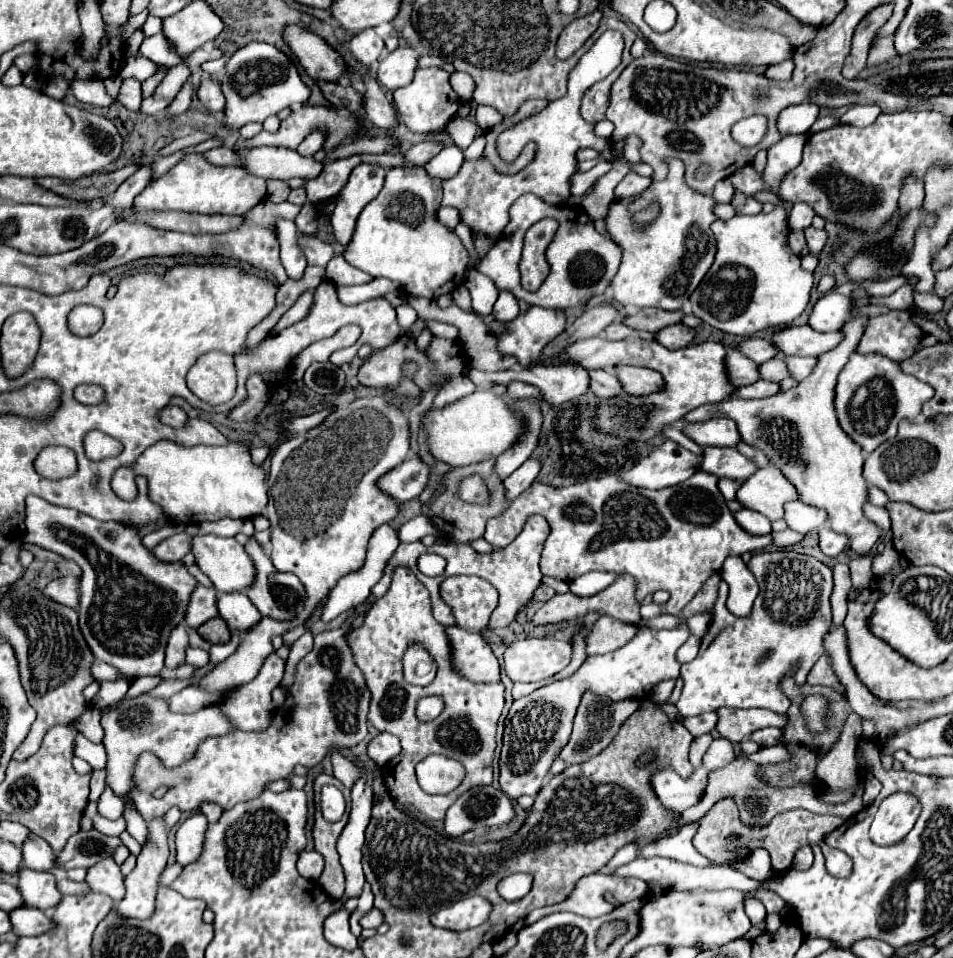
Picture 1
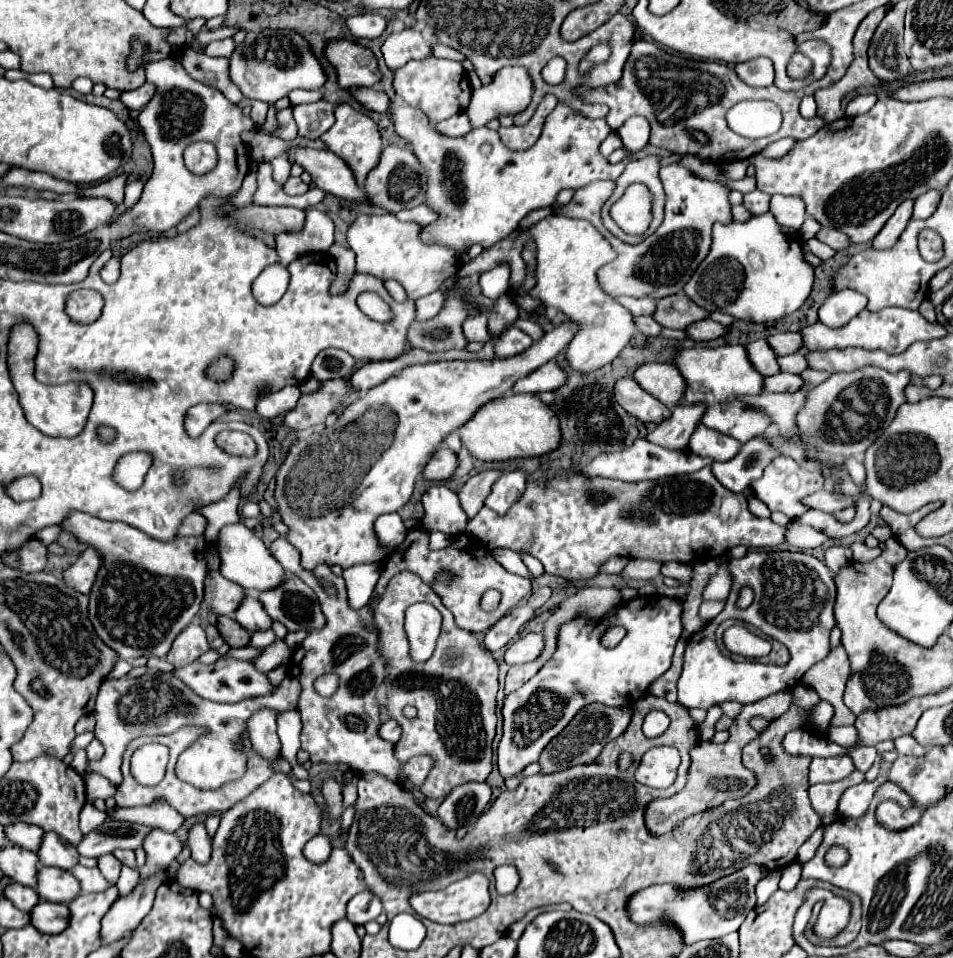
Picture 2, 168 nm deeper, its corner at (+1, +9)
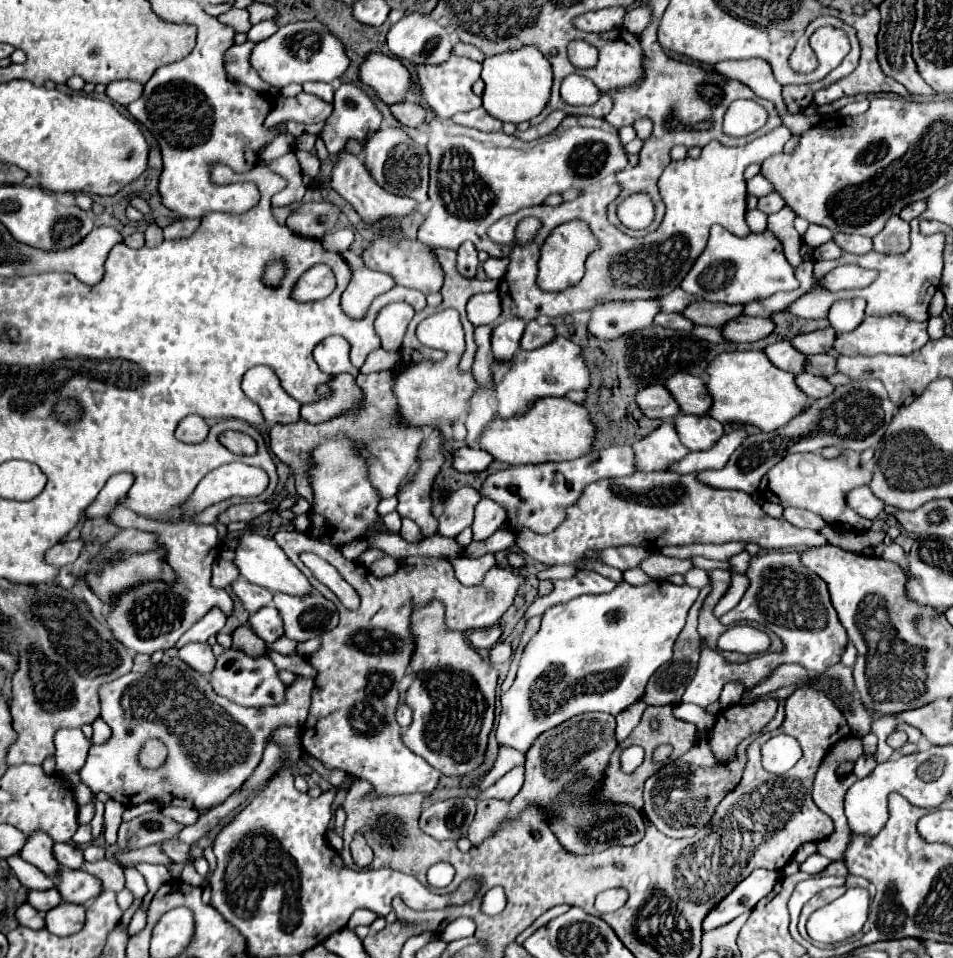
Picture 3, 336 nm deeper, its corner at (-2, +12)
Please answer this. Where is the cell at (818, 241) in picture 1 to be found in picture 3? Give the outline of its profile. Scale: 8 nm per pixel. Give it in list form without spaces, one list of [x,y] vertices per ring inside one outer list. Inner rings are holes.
[[[836,234],[834,236],[834,242],[850,252],[850,254],[866,254],[872,250],[872,240],[870,238],[864,238],[864,236],[848,236],[848,234]]]

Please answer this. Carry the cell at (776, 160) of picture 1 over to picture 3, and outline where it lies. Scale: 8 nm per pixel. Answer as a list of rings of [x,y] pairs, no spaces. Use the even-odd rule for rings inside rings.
[[[716,224],[710,230],[710,240],[704,254],[700,254],[700,258],[686,274],[680,288],[708,302],[726,302],[744,306],[760,298],[770,298],[776,292],[798,290],[800,282],[796,280],[794,268],[784,258],[782,242],[770,230],[764,230],[760,234],[750,232],[748,236],[740,238],[722,228],[720,224]]]

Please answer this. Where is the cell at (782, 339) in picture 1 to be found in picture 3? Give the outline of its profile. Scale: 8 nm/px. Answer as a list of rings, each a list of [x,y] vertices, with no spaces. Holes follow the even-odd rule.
[[[888,314],[888,316],[866,316],[864,322],[854,330],[846,334],[836,334],[834,350],[838,354],[848,356],[872,356],[872,354],[912,354],[918,348],[922,348],[930,340],[926,332],[926,322],[914,322],[910,318],[904,318],[902,314]]]

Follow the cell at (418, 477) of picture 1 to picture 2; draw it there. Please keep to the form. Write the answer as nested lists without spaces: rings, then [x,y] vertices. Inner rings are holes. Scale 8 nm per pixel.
[[[439,447],[435,451],[435,455],[429,459],[429,463],[425,465],[423,477],[431,479],[431,481],[445,481],[455,473],[457,467],[459,467],[457,455],[451,453],[451,449],[447,449],[447,447]]]

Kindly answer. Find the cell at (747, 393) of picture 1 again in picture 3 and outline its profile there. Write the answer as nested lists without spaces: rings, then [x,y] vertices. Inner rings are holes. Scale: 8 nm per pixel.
[[[802,372],[796,376],[796,386],[800,390],[804,390],[808,394],[808,398],[822,398],[822,396],[828,396],[834,386],[826,380],[826,378],[820,378],[820,376],[812,376],[808,372]]]

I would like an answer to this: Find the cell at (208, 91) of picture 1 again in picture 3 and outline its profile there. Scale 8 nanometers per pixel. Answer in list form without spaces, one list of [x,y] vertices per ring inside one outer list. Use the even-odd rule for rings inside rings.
[[[244,42],[240,46],[232,46],[230,50],[226,50],[224,68],[228,72],[228,78],[232,82],[244,84],[256,92],[276,94],[278,90],[272,90],[272,86],[268,86],[264,80],[260,80],[260,76],[256,72],[252,72],[252,66],[248,62],[248,54],[252,52],[252,46],[254,46],[254,42]]]

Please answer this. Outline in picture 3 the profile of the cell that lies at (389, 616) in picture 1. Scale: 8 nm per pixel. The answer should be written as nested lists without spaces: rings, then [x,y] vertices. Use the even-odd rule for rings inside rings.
[[[432,600],[416,608],[410,616],[410,632],[414,636],[414,654],[410,660],[412,684],[406,692],[406,704],[414,712],[410,728],[402,734],[404,746],[414,754],[426,758],[426,762],[436,768],[442,776],[466,776],[478,766],[484,764],[484,754],[488,746],[488,734],[494,724],[494,700],[496,700],[496,682],[498,670],[486,662],[476,648],[468,644],[462,632],[450,630],[444,622],[444,604]]]

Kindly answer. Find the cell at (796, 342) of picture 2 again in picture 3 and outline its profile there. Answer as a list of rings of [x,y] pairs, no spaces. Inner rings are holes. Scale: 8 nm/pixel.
[[[824,328],[808,334],[798,334],[796,338],[790,340],[790,344],[802,354],[818,354],[818,352],[828,352],[832,348],[834,336],[836,332],[832,328]]]

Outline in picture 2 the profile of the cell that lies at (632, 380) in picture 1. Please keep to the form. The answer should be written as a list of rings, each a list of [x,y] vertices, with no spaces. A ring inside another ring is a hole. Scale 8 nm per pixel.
[[[645,363],[633,373],[633,379],[641,383],[647,393],[653,393],[663,405],[675,407],[683,401],[685,379],[671,363]]]

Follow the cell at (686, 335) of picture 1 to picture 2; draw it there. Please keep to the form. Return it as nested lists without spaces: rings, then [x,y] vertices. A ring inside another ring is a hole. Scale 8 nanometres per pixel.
[[[703,319],[703,321],[697,321],[697,323],[689,325],[687,333],[693,341],[711,341],[711,339],[723,337],[727,333],[727,327],[711,321],[711,319]]]

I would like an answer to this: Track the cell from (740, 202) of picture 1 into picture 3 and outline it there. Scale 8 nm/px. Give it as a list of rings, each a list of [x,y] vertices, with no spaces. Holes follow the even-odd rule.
[[[770,192],[770,194],[762,196],[762,198],[758,198],[758,210],[766,212],[766,214],[778,212],[784,204],[786,204],[784,198],[780,198],[780,194],[776,194],[776,192]]]

